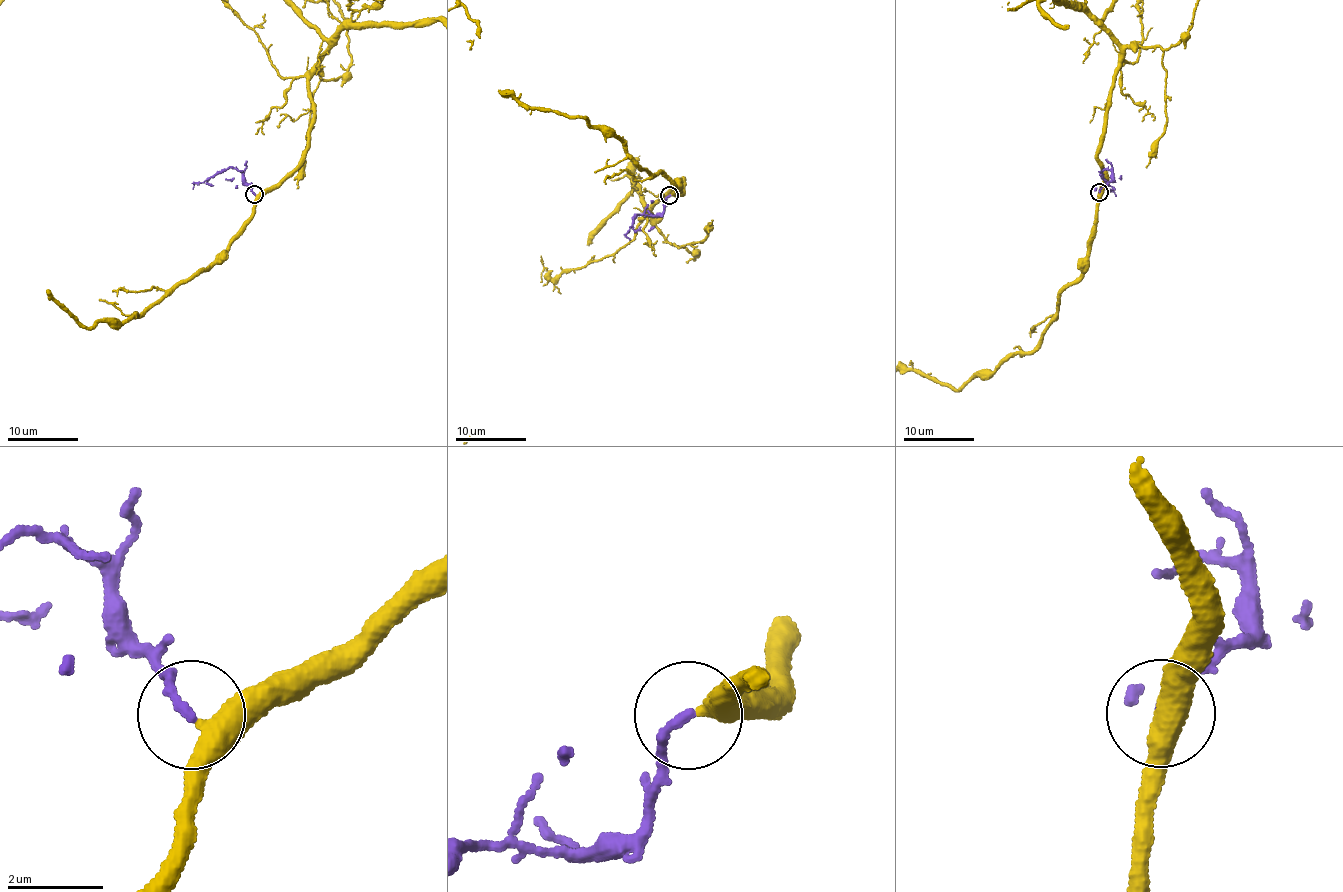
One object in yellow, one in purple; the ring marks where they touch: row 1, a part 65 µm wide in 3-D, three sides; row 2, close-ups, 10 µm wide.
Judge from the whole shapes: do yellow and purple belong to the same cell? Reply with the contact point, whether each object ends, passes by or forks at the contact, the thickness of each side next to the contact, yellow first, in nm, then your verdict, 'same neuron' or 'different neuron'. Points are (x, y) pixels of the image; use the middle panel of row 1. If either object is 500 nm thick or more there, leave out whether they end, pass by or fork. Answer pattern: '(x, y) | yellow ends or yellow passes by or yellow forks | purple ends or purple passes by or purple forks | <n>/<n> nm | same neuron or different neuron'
(669, 195) | yellow passes by | purple ends | 420/200 nm | same neuron

